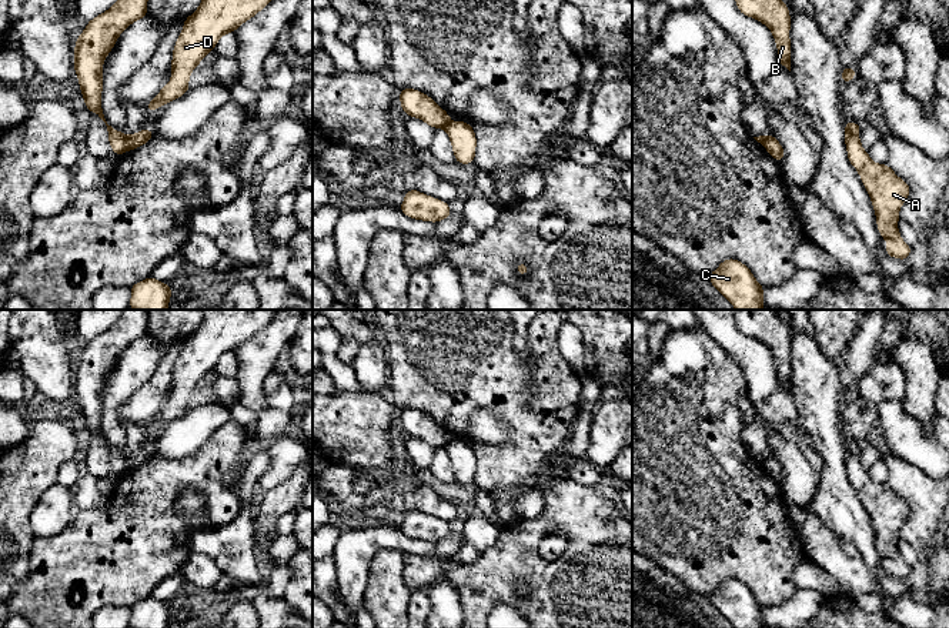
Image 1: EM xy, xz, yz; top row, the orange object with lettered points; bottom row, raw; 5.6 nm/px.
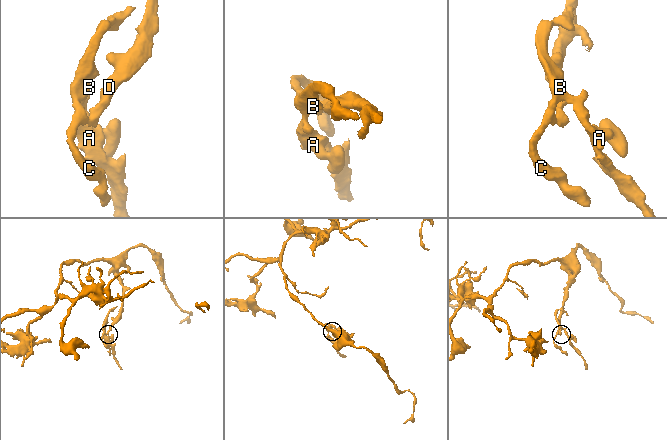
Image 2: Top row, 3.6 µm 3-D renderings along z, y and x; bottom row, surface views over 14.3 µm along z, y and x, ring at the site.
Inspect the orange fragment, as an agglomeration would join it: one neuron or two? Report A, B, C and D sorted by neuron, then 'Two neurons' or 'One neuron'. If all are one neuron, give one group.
Groups: A B C / D. Two neurons

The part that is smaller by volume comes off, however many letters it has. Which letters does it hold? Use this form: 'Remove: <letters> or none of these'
Remove: A, B, C

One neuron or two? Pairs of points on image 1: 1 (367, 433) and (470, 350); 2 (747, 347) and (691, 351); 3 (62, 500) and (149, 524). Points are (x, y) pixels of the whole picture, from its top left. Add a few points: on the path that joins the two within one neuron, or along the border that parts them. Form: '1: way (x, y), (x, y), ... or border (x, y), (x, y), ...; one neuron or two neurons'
1: border (384, 394), (397, 408); two neurons
2: border (701, 326), (734, 360), (744, 376); two neurons
3: border (74, 515), (59, 533), (47, 537); two neurons

